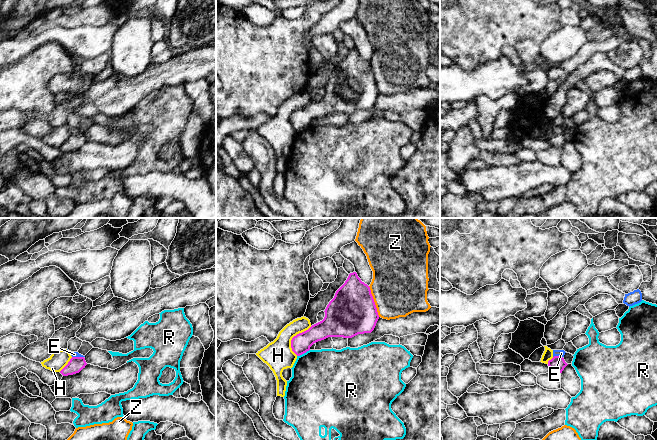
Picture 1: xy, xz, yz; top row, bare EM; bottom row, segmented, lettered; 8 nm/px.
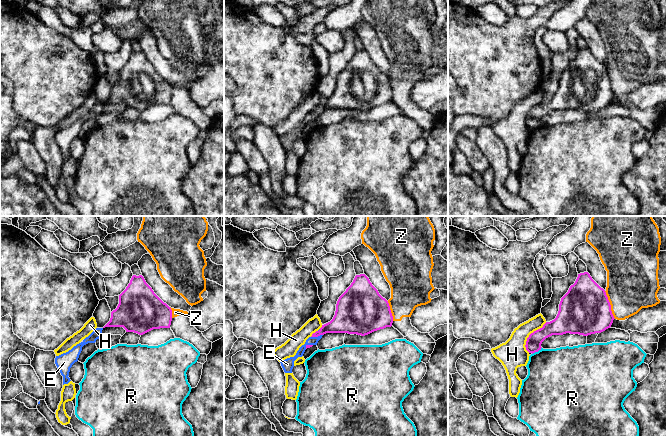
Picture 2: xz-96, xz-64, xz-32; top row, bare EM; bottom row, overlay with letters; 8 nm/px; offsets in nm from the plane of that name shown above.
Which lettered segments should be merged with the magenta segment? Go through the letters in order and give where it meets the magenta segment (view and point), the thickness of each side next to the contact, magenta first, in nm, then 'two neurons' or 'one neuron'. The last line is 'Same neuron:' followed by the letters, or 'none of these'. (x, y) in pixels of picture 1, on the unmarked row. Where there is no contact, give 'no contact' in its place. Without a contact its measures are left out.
E: meets magenta in yz at (557, 132); 120 nm thick on the magenta side, 60 nm on the other; two neurons
H: meets magenta in xz at (293, 113); 160 nm thick on the magenta side, 240 nm on the other; two neurons
R: meets magenta in xz at (303, 129); 160 nm thick on the magenta side, 460 nm on the other; two neurons
Z: meets magenta in xz at (373, 77); 380 nm thick on the magenta side, 460 nm on the other; two neurons
Same neuron: none of these

